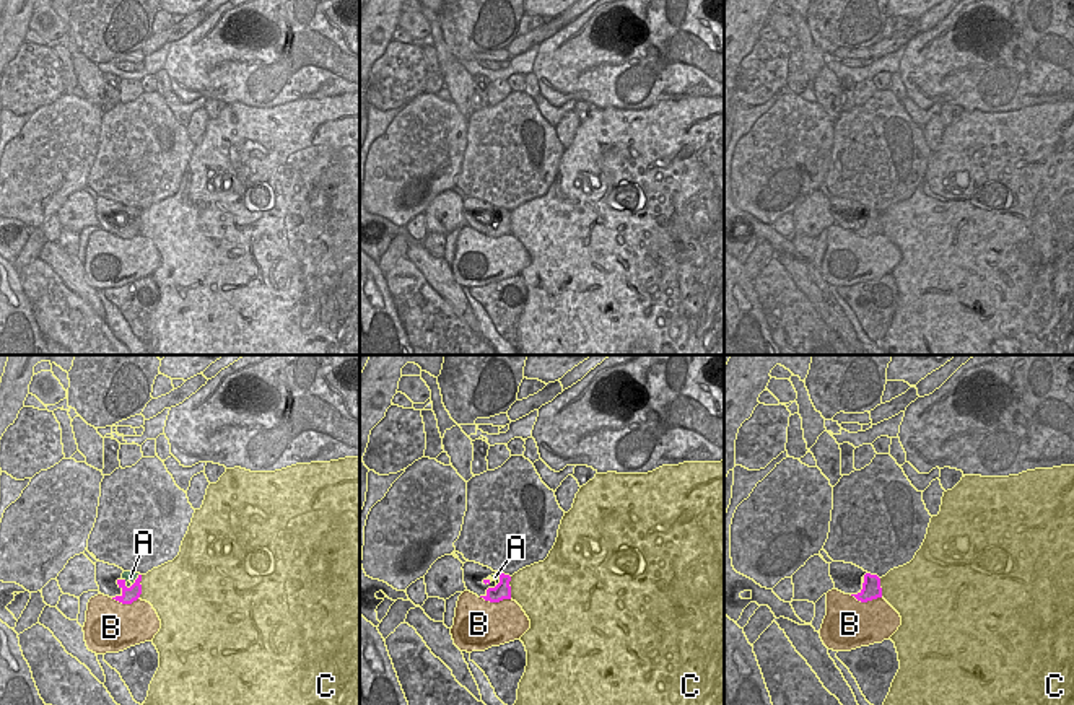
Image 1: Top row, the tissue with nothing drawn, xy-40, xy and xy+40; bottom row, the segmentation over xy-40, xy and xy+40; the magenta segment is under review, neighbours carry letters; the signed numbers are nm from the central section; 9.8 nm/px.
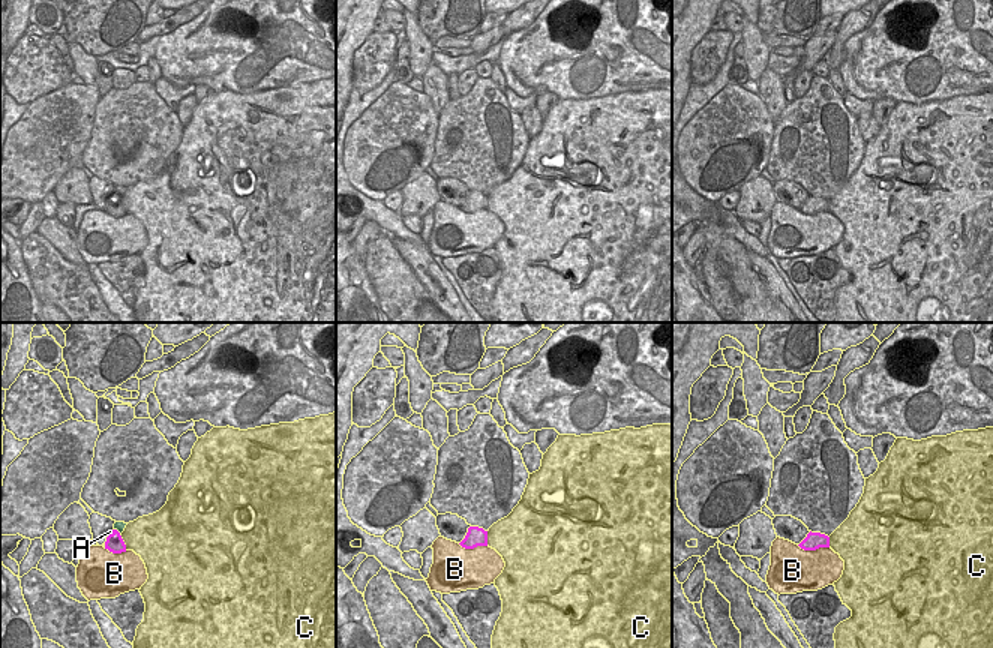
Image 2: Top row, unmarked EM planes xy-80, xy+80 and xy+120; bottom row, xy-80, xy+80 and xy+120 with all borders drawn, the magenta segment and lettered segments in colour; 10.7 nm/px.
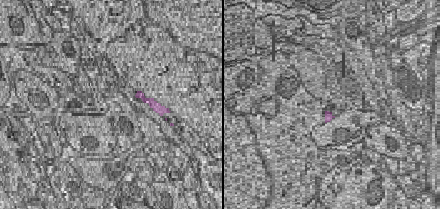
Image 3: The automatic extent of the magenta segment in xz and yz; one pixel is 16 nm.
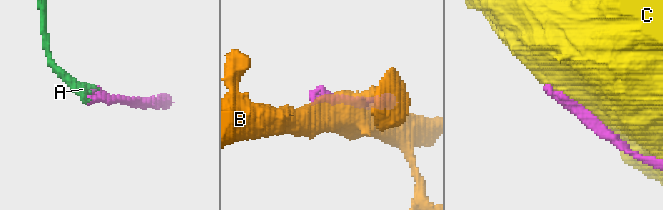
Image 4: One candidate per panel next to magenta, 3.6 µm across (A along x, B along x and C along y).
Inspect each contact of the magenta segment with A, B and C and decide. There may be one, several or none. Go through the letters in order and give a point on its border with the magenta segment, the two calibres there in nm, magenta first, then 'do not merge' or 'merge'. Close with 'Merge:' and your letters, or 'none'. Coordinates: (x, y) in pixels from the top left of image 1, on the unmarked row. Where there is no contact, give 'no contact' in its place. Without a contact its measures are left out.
A: xy-40 (135, 215) | 160/100 nm | merge
B: xy+40 (866, 236) | 190/460 nm | do not merge
C: xy-40 (140, 222) | 160/440 nm | do not merge
Merge: A

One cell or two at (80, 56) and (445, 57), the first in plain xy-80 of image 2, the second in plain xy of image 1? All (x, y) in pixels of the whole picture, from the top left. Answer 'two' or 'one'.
two

